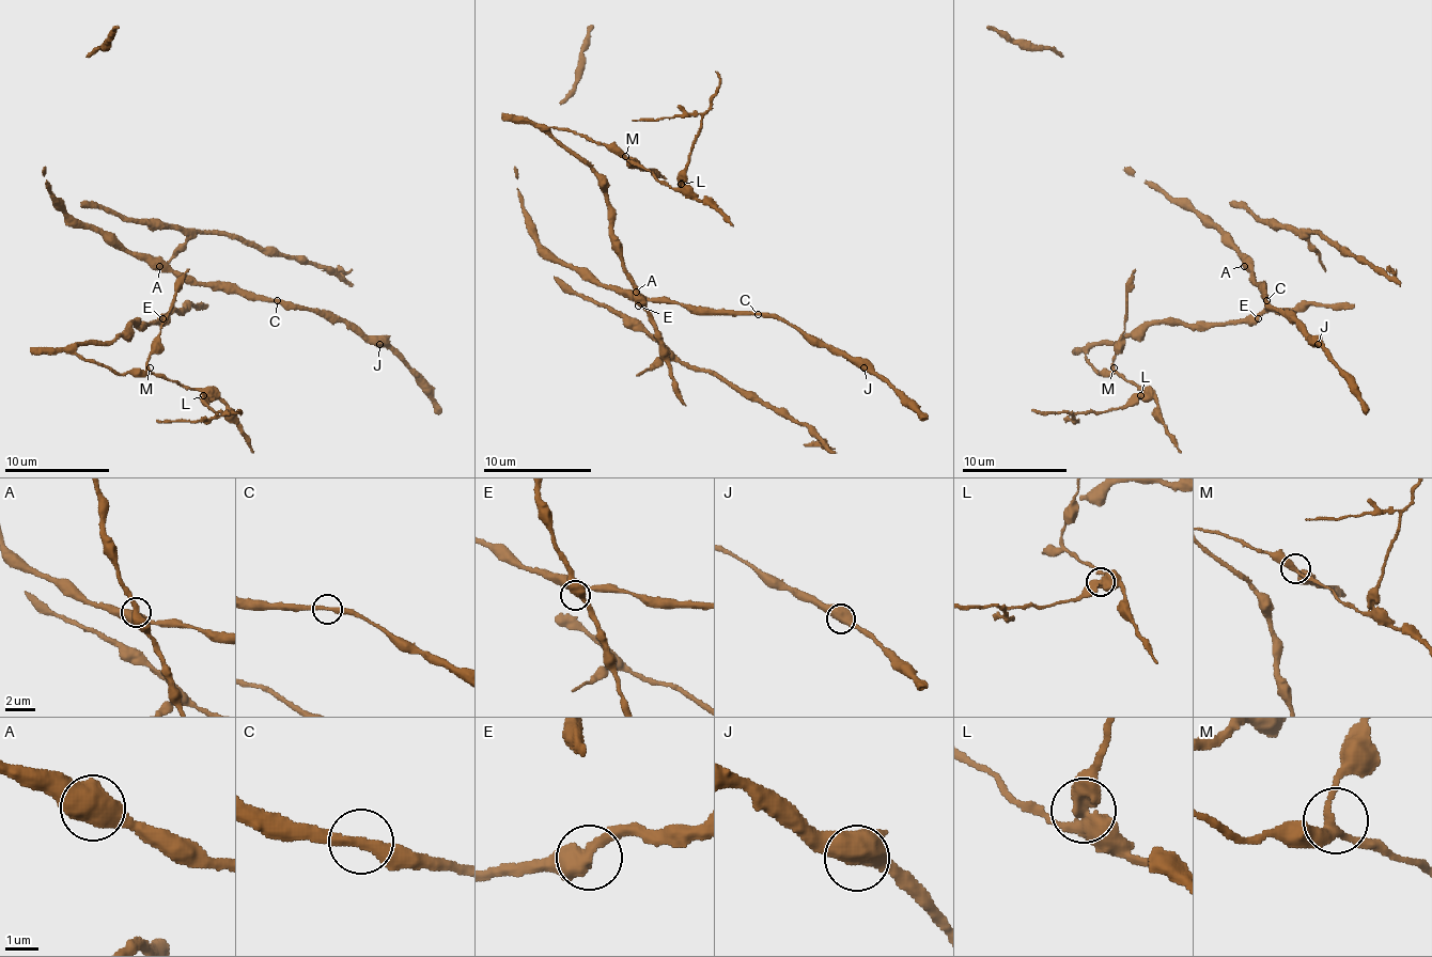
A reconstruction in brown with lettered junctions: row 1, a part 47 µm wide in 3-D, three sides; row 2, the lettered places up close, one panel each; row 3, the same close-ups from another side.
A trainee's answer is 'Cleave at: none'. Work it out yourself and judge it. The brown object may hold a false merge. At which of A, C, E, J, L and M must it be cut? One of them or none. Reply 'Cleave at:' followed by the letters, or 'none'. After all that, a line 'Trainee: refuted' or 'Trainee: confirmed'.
Cleave at: L
Trainee: refuted

